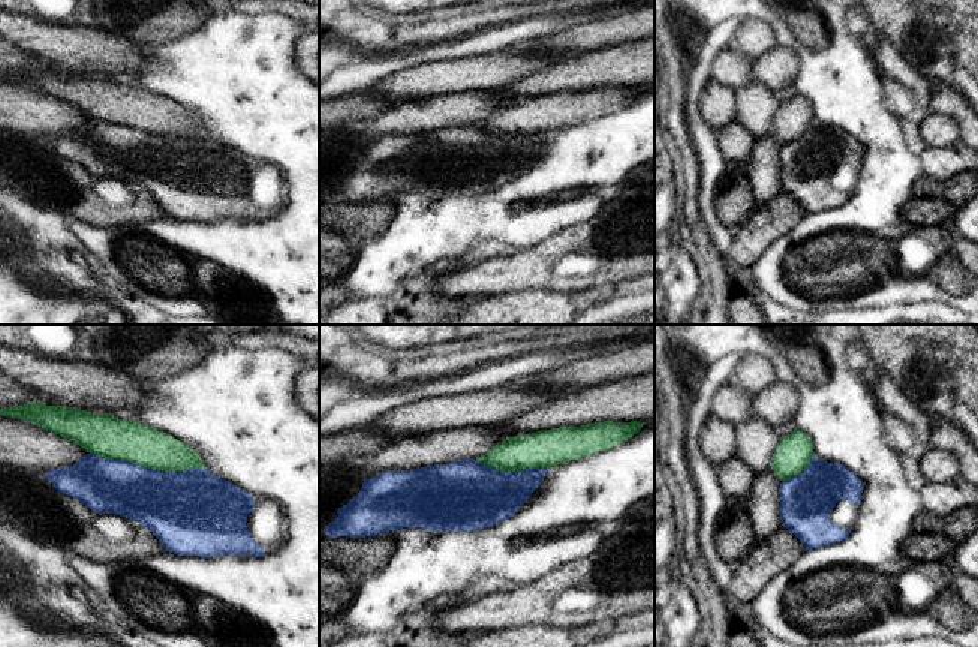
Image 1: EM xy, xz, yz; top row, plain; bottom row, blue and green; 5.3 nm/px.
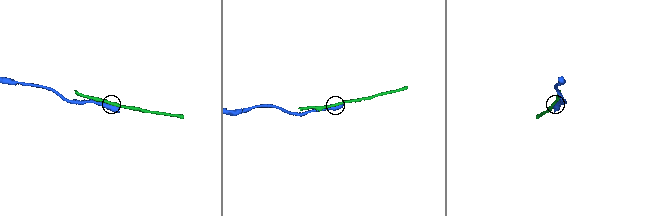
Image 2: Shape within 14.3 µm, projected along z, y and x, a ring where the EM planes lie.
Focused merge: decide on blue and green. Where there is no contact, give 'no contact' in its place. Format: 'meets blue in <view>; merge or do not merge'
meets blue in xy; do not merge

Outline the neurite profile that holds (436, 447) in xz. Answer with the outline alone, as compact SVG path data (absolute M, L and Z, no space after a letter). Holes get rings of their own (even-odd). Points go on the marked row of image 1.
M482 425L400 436L380 451L350 463L350 475L370 479L388 470L410 470L457 460L478 460L506 439L509 437Z

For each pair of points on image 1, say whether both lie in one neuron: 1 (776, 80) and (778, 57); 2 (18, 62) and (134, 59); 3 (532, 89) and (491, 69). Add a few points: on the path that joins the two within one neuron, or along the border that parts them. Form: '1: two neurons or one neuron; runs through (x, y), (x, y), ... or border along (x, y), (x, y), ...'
1: one neuron; runs through (776, 74), (778, 63)
2: two neurons; border along (15, 45), (54, 63), (60, 69)
3: two neurons; border along (547, 65), (487, 92)

